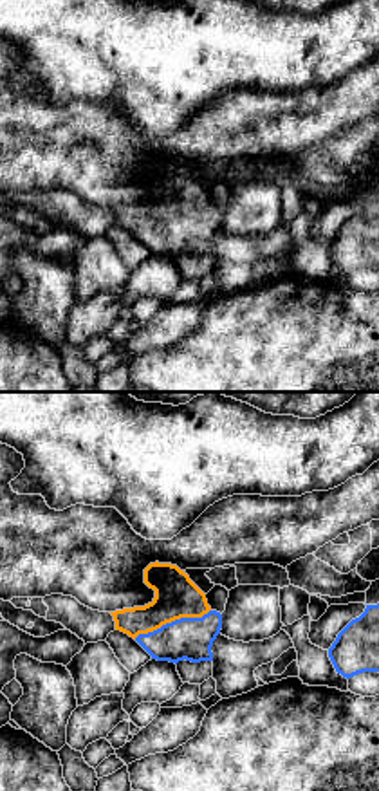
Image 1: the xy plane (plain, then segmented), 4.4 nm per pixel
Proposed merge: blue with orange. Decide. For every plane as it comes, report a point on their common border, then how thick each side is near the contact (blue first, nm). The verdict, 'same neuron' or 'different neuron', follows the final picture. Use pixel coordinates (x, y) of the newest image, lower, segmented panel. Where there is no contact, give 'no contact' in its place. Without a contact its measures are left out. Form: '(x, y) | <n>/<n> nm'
(172, 622) | 190/190 nm

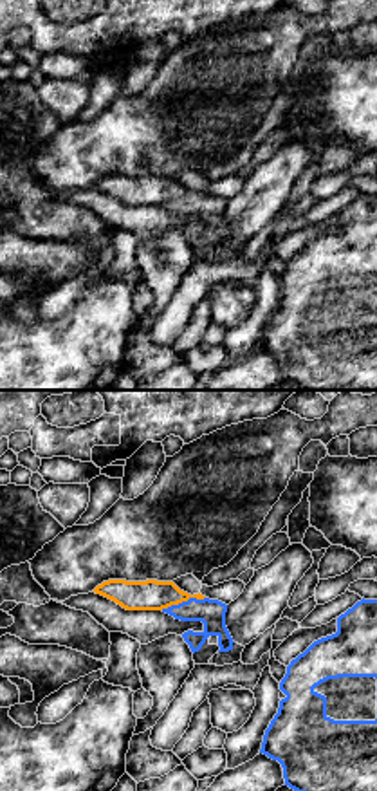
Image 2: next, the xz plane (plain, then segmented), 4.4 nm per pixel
(183, 602) | 120/140 nm

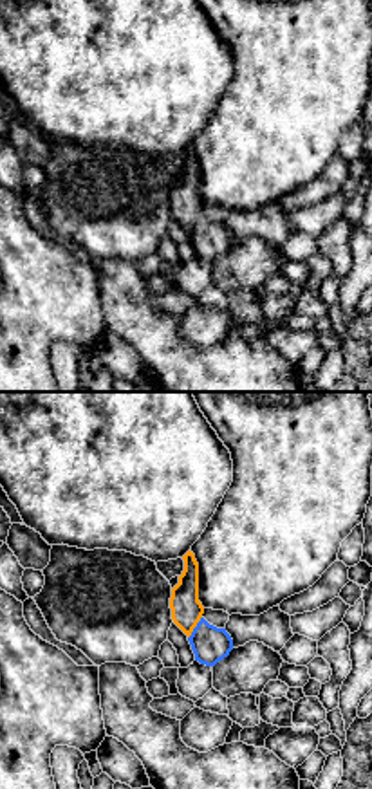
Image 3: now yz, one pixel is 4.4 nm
(195, 627) | 160/140 nm

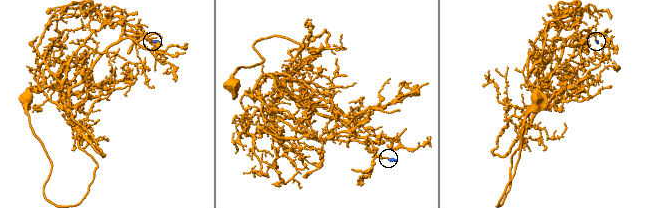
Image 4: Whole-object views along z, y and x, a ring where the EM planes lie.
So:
same neuron

